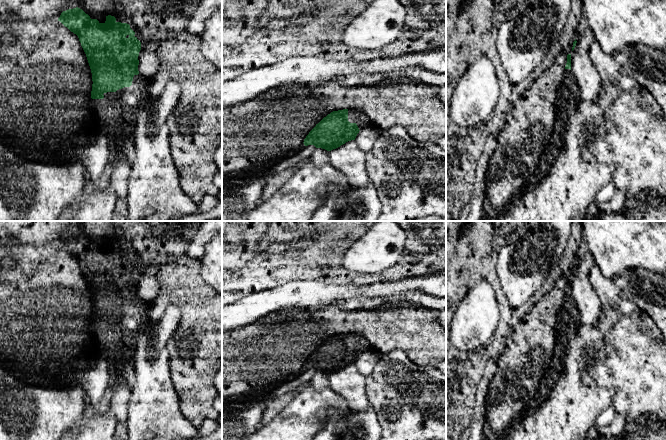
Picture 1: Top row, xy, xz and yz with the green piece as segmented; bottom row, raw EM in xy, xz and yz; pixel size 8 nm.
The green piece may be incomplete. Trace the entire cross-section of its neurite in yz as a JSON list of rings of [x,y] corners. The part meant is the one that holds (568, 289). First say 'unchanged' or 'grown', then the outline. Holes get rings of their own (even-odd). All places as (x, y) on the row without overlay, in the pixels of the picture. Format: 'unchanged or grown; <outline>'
grown; [[[568,278],[565,298],[557,323],[554,352],[551,364],[544,373],[533,400],[520,412],[519,417],[537,409],[540,404],[548,398],[550,391],[562,374],[570,340],[575,335],[577,328],[581,324],[582,321],[577,303],[571,295],[571,278]]]

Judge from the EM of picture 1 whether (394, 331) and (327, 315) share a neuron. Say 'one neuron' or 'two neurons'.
one neuron

